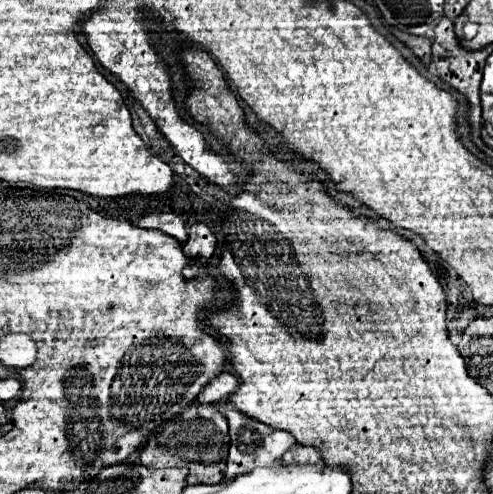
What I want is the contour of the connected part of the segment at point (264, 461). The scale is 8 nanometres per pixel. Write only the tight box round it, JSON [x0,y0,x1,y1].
[224,409,296,477]

